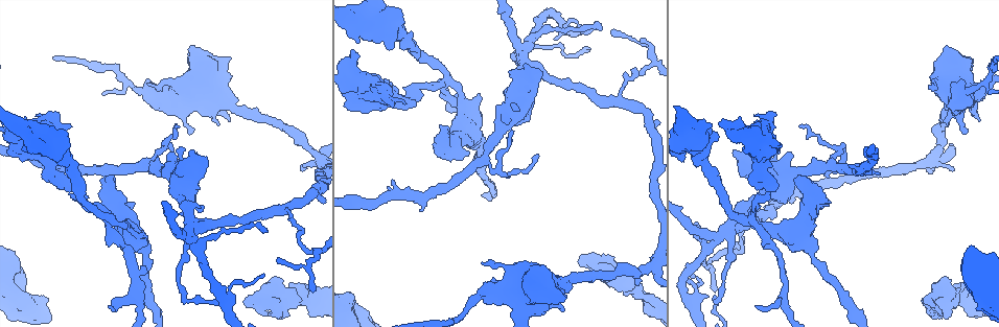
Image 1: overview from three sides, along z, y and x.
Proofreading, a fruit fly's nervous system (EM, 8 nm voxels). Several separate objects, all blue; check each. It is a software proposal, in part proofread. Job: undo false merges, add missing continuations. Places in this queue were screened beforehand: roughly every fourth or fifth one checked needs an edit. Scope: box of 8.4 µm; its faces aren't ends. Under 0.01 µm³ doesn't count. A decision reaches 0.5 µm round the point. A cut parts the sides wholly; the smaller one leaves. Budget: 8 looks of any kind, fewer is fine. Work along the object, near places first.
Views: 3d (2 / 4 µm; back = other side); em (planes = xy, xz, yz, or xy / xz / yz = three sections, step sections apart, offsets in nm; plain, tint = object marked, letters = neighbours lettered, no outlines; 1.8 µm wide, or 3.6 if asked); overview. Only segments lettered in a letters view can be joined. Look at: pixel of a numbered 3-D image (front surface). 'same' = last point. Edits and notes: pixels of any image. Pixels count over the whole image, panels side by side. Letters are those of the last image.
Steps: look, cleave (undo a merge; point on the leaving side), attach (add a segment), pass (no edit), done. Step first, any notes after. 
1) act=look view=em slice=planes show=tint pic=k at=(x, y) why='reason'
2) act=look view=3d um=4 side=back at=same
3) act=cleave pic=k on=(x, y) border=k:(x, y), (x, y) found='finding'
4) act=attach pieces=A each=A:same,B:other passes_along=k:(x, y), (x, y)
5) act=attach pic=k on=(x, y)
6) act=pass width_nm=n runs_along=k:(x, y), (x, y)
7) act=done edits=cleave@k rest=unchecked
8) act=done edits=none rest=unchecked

act=look view=3d um=4 side=back pic=1 at=(376, 89) why='thick end'

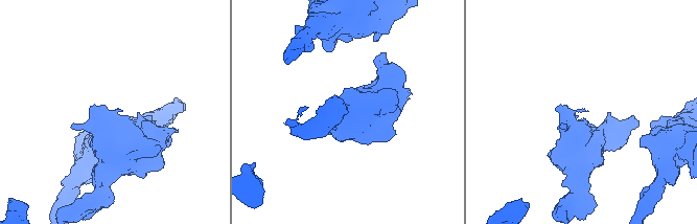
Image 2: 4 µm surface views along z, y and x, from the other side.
act=look view=em slice=planes show=letters pic=2 at=(585, 110)

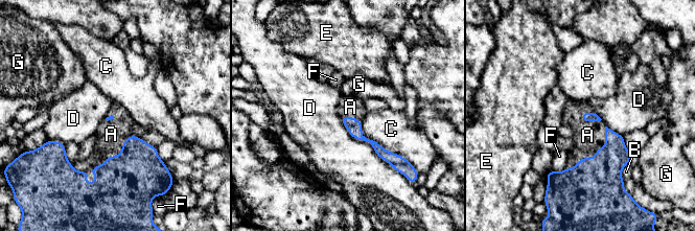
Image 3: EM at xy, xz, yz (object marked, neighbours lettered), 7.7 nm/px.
act=attach pieces=A longest_contact=D:600nm each=A:same,B:other,C:other,D:other,E:other,F:other,G:other passes_along=3:(598, 180), (600, 147), (587, 135) found='the cell continues'

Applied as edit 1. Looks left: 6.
act=look view=overview why='see it whole again'

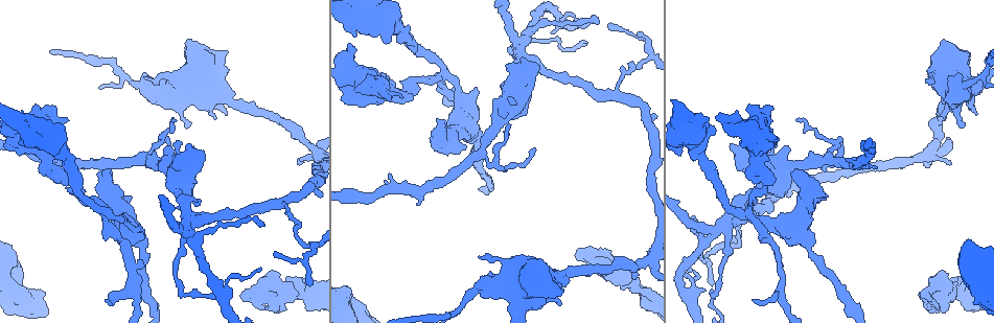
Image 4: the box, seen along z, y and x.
act=look view=em slice=xz step=4 show=tint pic=4 at=(732, 145) why='free end'

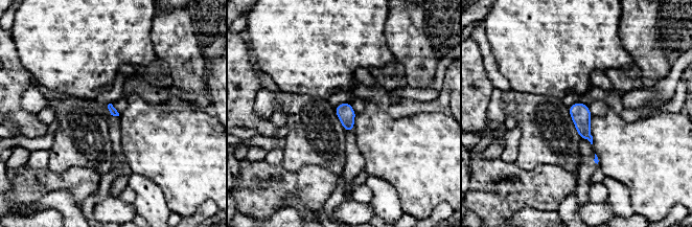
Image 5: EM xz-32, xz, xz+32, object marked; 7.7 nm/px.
act=look view=em slice=planes show=tint at=same why='another direction'

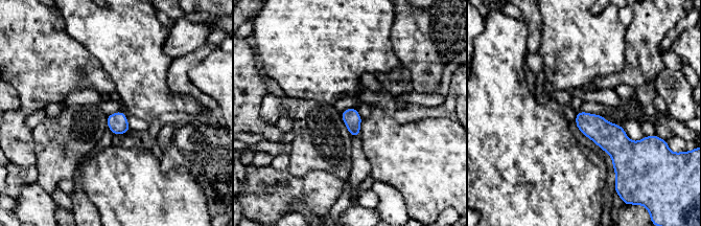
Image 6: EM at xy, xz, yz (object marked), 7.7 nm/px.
act=look view=em slice=planes show=letters at=same

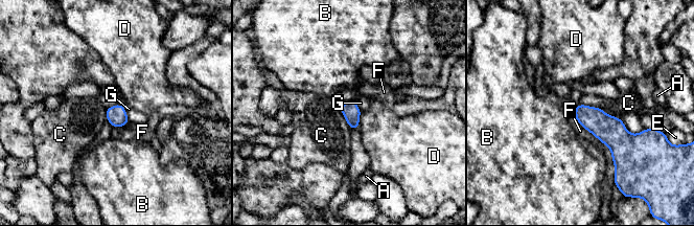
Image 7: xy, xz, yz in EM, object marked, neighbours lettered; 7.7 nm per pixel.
act=pass longest_contact=F:260nm each=A:other,B:other,C:other,D:other,E:other,F:other,G:other found='none of them fits'

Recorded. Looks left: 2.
act=look view=em um=3.6 slice=planes show=letters pic=4 at=(748, 212) why='branch point'

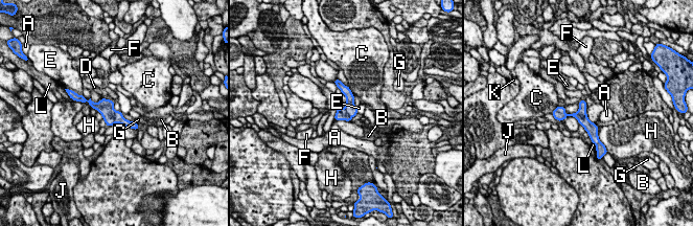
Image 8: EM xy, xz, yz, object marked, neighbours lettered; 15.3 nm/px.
act=cleave pic=8 on=(106, 107) each=A:other,B:other,C:other,D:other,E:other,F:other,G:other,H:other,J:other,K:other,L:other part_leaving=8:(582, 103), (582, 119), (596, 139) found='a second cell is stuck on'

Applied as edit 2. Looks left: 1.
act=done edits=attach@3,cleave@8 rest=unchecked

